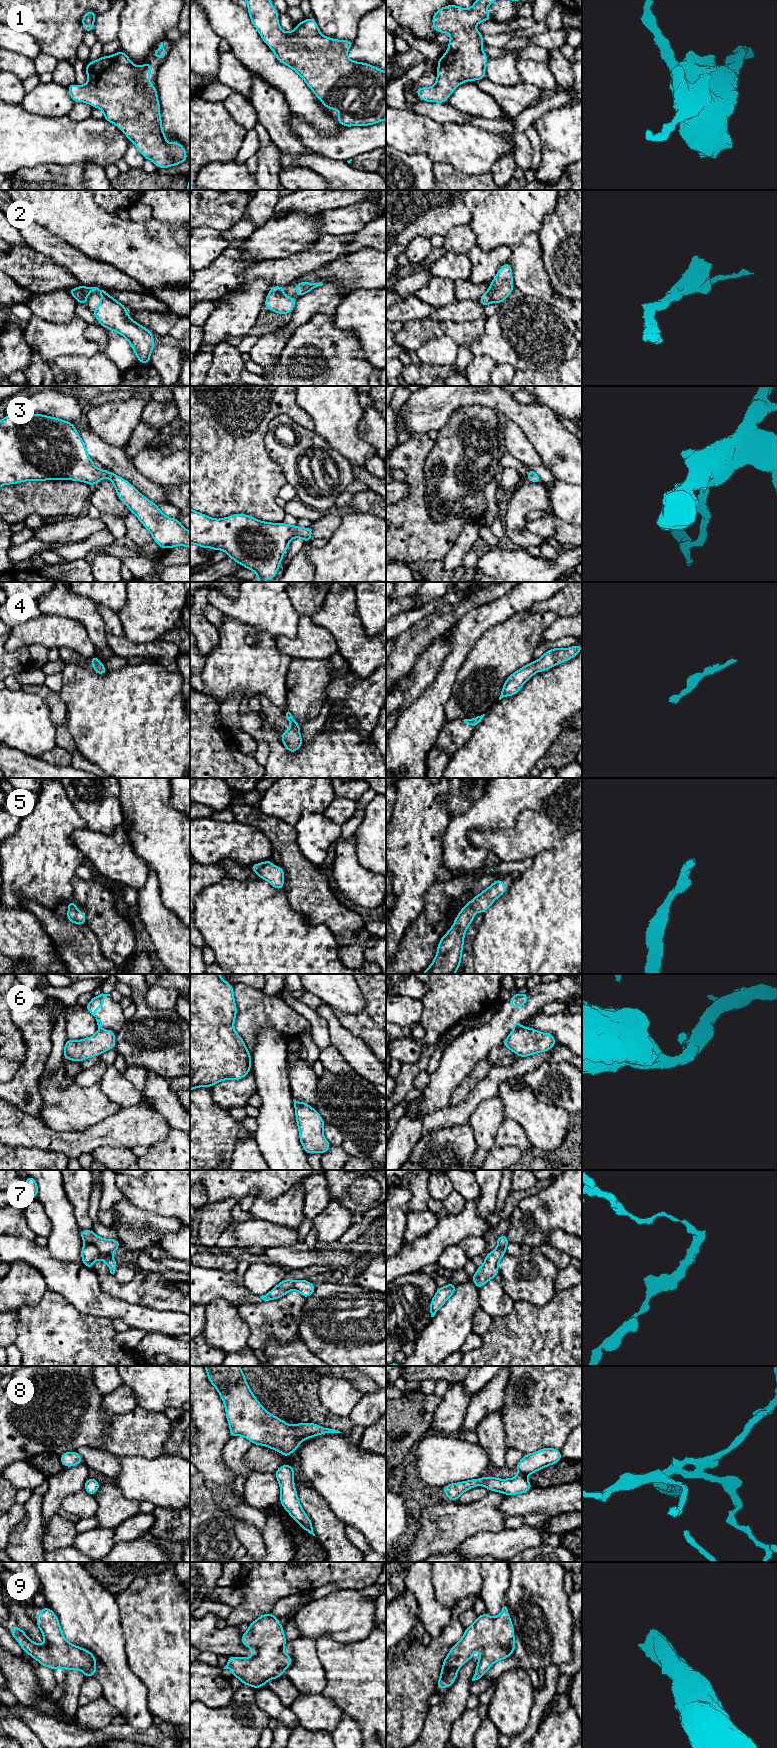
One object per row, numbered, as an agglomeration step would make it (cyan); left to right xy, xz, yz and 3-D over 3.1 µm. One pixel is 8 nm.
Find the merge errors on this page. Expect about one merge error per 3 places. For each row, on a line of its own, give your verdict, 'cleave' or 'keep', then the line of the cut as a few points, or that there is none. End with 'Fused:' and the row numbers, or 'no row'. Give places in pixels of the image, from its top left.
1: keep; cut none
2: keep; cut none
3: keep; cut none
4: keep; cut none
5: keep; cut none
6: cleave; cut yz (518, 1027), (514, 1030)
7: cleave; cut xy (85, 1243), (90, 1243), (101, 1252), (110, 1255)
8: keep; cut none
9: keep; cut none
Fused: 6, 7

